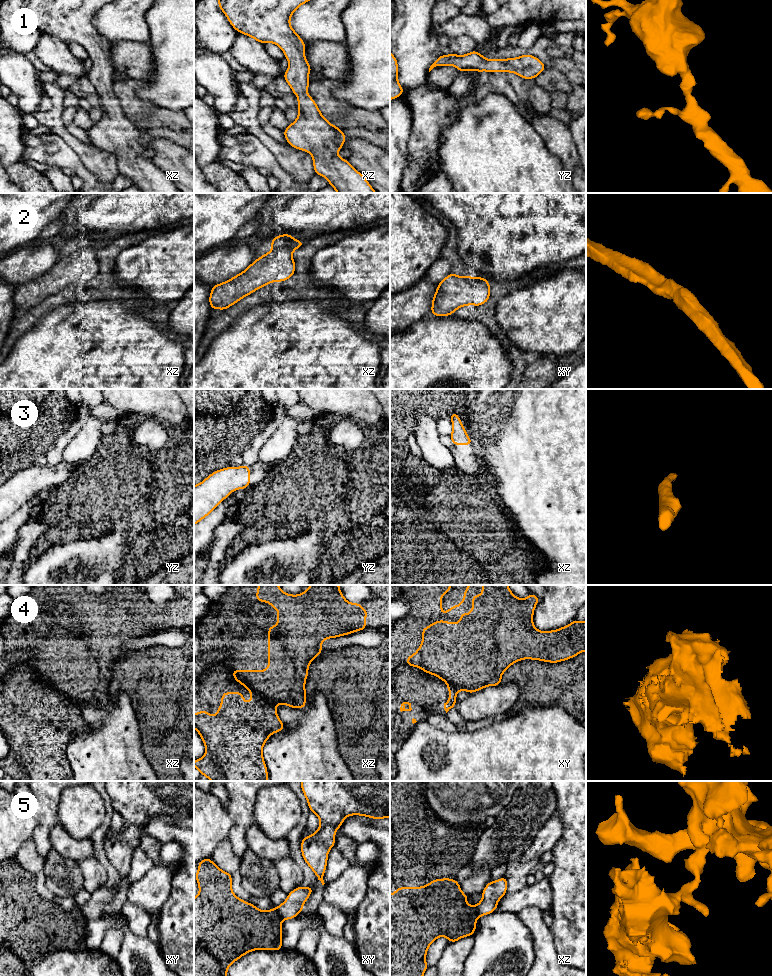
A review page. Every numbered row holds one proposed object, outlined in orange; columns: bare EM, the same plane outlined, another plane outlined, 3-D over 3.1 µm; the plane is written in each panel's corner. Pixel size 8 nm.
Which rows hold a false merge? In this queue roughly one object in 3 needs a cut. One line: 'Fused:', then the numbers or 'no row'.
Fused: 4, 5

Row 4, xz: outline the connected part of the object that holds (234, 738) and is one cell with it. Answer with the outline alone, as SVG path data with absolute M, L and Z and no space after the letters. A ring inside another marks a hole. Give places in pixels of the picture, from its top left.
M233 670L231 674L236 682L249 690L251 702L243 700L242 692L223 692L215 716L207 710L194 714L194 728L206 748L205 755L195 760L194 766L211 781L268 781L262 749L271 734L283 731L284 723L279 719L276 708L259 697L252 685L247 685Z

